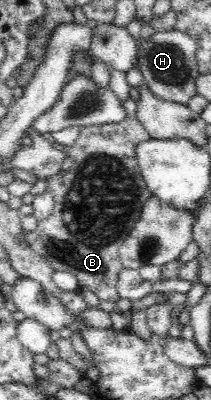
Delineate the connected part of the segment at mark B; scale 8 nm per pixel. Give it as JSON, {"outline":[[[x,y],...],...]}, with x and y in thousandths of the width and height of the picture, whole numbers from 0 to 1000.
{"outline":[[[607,243],[583,258],[602,293],[573,308],[488,308],[389,318],[374,343],[327,373],[322,393],[346,395],[327,428],[280,425],[227,448],[223,480],[246,483],[256,523],[227,548],[180,553],[161,568],[109,570],[109,610],[166,628],[256,670],[256,678],[327,680],[365,695],[370,718],[412,715],[488,753],[559,753],[555,705],[583,673],[569,620],[659,550],[673,520],[716,493],[645,395],[645,368],[711,345],[706,330],[649,298],[649,260]]]}

